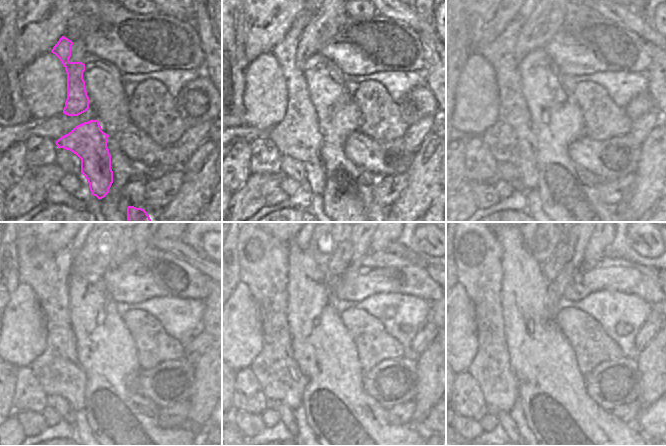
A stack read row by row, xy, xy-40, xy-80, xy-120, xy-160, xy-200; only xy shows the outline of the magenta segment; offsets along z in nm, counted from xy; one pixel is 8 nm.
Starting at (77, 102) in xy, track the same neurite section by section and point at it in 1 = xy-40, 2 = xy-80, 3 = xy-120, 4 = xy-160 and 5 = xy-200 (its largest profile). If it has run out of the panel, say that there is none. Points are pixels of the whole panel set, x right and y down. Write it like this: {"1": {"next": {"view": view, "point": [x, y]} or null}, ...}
{"1": {"next": {"view": "xy-40", "point": [297, 135]}}, "2": {"next": {"view": "xy-80", "point": [511, 139]}}, "3": {"next": {"view": "xy-120", "point": [57, 369]}}, "4": {"next": {"view": "xy-160", "point": [263, 263]}}, "5": {"next": {"view": "xy-200", "point": [477, 252]}}}

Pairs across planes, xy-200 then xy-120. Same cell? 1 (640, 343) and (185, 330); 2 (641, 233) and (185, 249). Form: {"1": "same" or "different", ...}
{"1": "different", "2": "different"}

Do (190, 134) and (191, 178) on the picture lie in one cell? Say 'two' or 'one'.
two

